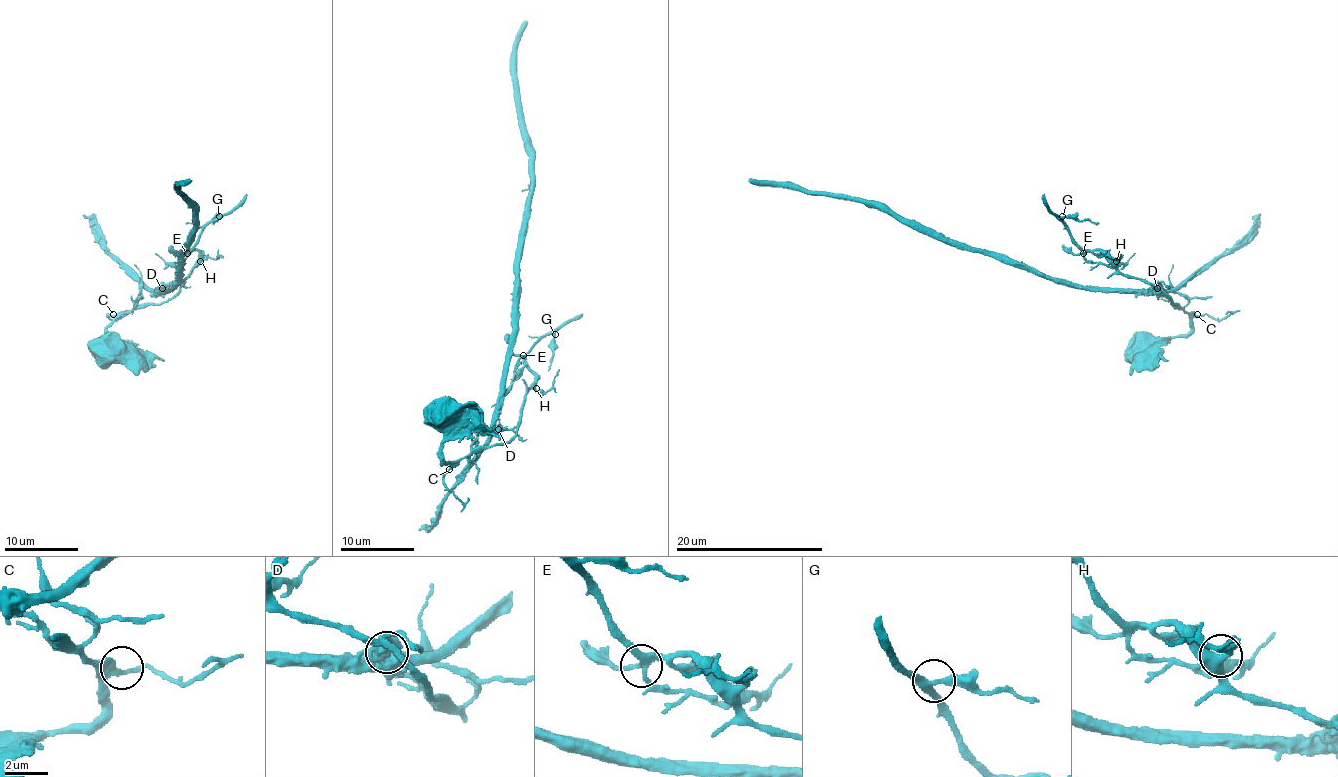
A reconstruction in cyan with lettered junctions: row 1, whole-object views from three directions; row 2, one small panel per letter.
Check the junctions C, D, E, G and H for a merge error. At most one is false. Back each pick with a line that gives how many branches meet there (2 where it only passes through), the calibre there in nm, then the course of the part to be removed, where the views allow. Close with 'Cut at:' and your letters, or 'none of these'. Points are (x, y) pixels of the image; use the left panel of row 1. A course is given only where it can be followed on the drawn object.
D: branches 3; calibre 550 nm; course (161, 289), (169, 289), (176, 281), (180, 259), (191, 239), (195, 211), (180, 194), (182, 185), (191, 181)
Cut at: D

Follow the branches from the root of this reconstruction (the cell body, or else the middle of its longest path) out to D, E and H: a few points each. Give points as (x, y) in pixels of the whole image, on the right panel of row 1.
D: (1138, 346), (1149, 337), (1175, 337), (1190, 329), (1190, 316), (1175, 305), (1157, 283), (1157, 289)
E: (1138, 346), (1149, 337), (1184, 335), (1190, 329), (1190, 316), (1158, 287), (1127, 277), (1099, 250), (1083, 253)
H: (1138, 346), (1149, 337), (1184, 335), (1190, 329), (1190, 316), (1158, 287), (1127, 277), (1118, 268), (1116, 261)

